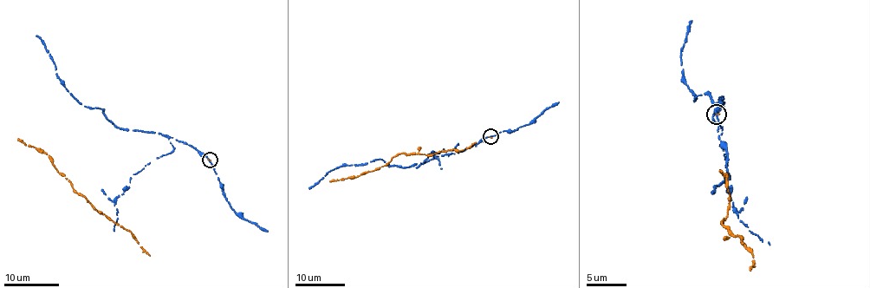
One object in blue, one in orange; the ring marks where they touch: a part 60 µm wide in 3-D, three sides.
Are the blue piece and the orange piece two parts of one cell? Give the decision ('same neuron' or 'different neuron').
same neuron

